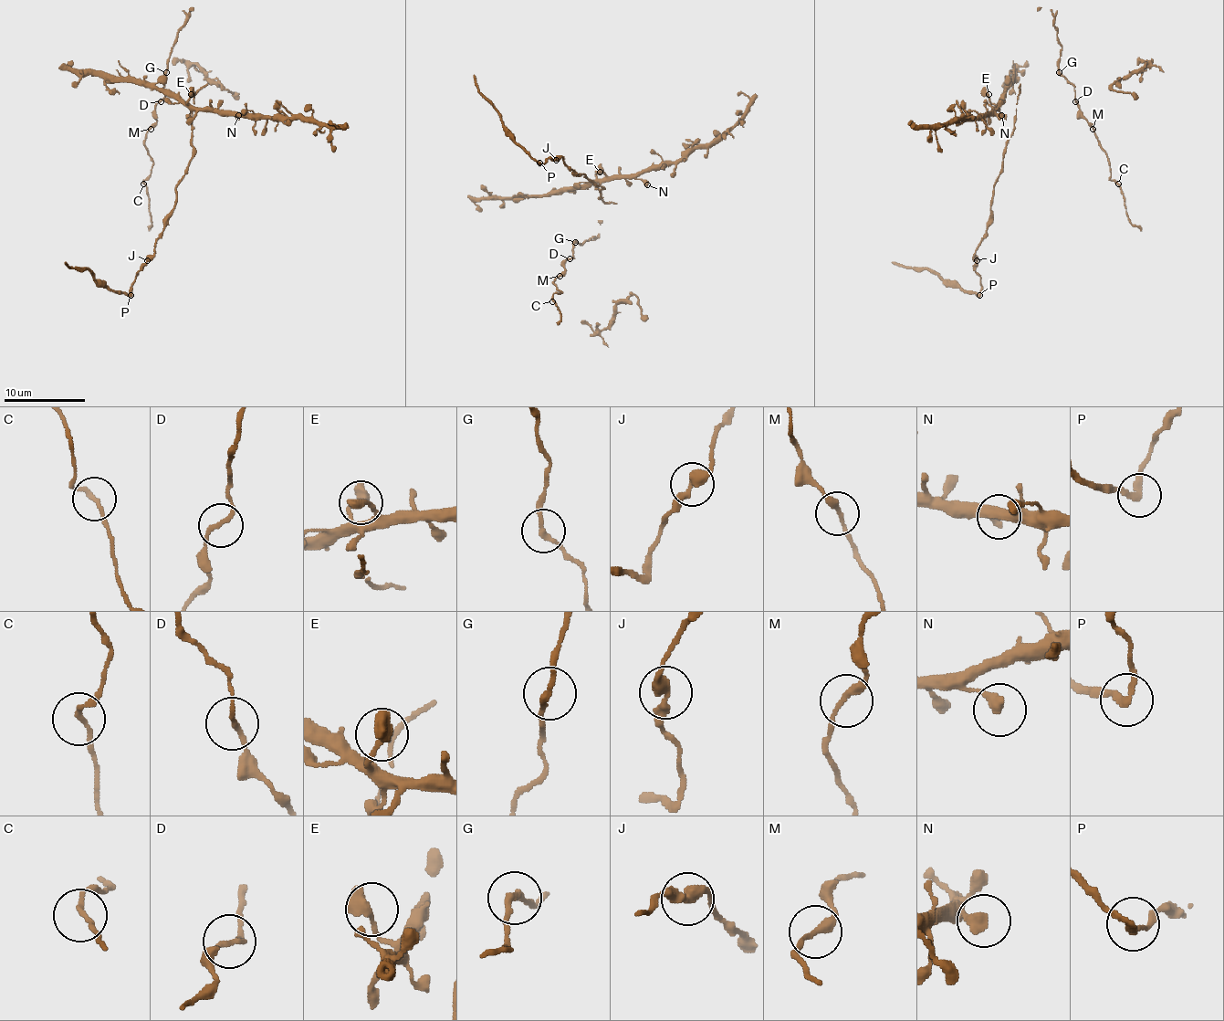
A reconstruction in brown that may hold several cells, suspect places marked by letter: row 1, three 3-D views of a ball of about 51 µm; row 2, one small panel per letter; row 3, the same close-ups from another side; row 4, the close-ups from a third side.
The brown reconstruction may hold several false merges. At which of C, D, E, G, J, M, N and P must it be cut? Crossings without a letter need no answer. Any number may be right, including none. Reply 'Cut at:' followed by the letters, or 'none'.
Cut at: P

